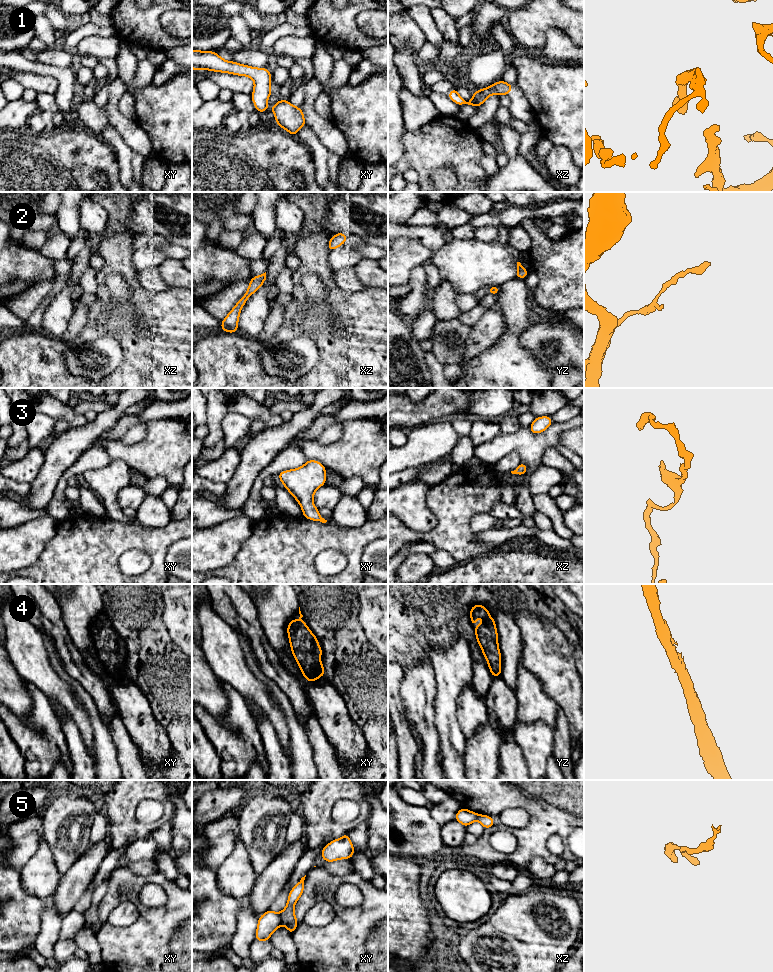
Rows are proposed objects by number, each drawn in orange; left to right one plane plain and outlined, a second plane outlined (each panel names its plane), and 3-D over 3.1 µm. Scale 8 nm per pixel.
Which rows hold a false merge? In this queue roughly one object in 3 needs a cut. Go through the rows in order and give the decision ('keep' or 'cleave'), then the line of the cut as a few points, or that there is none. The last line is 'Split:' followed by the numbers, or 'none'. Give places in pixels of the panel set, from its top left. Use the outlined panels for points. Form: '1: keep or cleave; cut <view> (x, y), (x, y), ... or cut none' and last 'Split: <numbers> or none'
1: keep; cut none
2: keep; cut none
3: keep; cut none
4: keep; cut none
5: cleave; cut xy (279, 914), (282, 923)
Split: 5

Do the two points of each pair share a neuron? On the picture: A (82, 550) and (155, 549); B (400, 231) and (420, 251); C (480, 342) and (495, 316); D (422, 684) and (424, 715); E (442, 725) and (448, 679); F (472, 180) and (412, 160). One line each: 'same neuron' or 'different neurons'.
A: same neuron
B: different neurons
C: same neuron
D: same neuron
E: same neuron
F: same neuron

